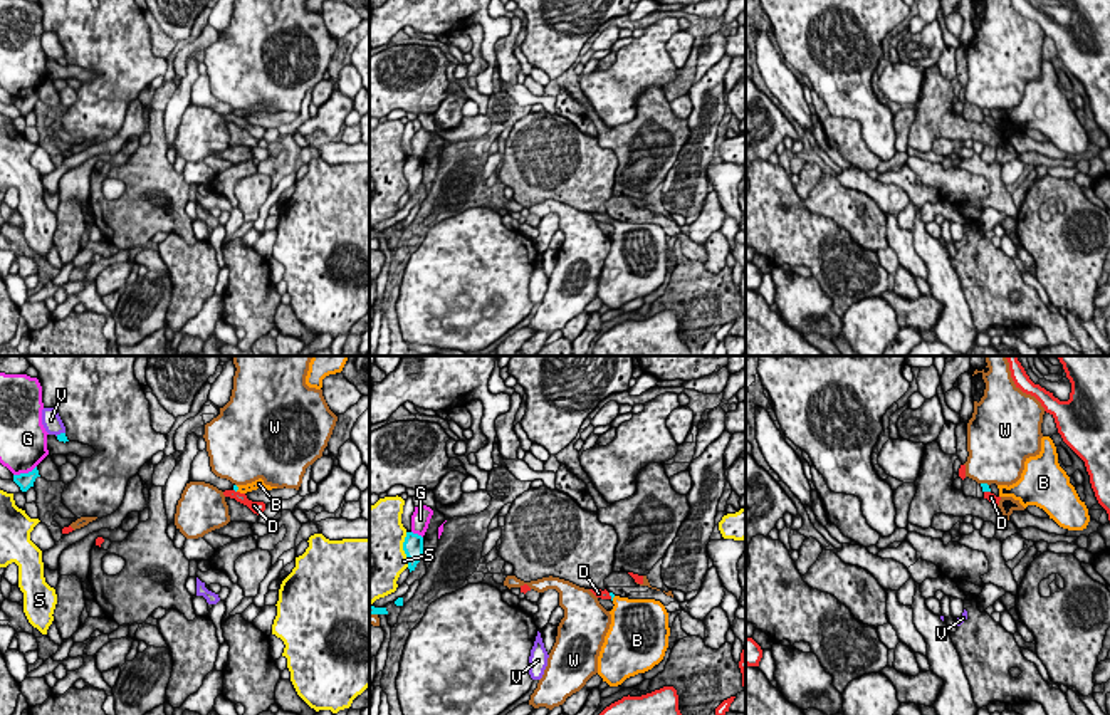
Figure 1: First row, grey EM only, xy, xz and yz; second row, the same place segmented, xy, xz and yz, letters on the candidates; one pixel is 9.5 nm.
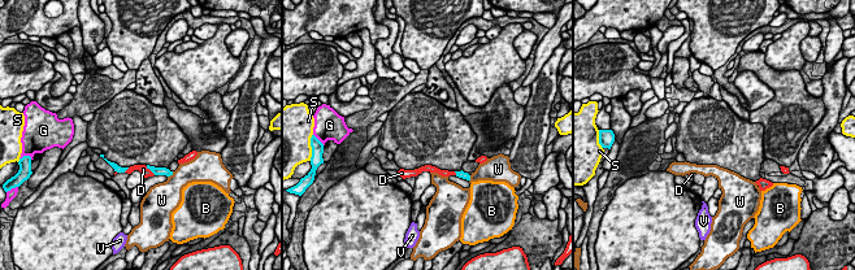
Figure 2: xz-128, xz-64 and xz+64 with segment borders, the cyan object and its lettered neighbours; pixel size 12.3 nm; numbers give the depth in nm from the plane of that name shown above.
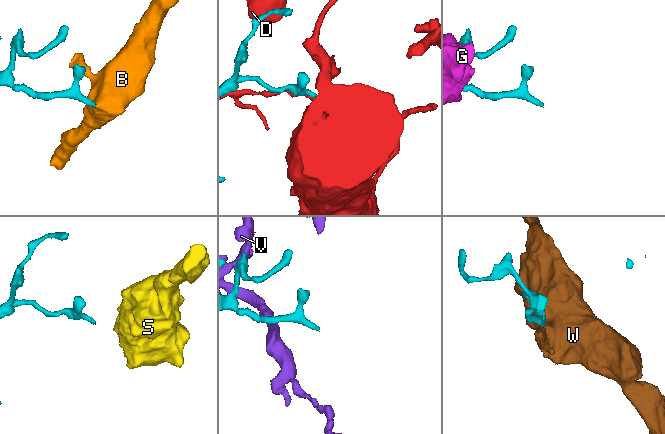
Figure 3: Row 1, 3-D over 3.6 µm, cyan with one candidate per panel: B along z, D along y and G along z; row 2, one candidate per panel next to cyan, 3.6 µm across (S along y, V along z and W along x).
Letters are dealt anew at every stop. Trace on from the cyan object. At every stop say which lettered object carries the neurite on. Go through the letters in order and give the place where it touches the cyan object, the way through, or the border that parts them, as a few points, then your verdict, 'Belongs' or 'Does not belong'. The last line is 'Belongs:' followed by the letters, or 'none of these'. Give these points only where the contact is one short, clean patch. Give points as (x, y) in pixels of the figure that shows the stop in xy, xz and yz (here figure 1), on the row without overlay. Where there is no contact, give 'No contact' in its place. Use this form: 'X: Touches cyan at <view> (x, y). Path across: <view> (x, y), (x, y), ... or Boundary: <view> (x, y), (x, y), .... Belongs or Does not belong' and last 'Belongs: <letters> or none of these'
B: Touches cyan at xy (237, 113). Path across: xy (235, 111), (237, 113), (259, 108). Belongs
D: Touches cyan at xz (610, 219). Does not belong
G: Touches cyan at xy (24, 98). Does not belong
S: Touches cyan at xz (403, 173). Does not belong
V: Touches cyan at xy (61, 57). Does not belong
W: Touches cyan at xz (373, 237). Does not belong
Belongs: B

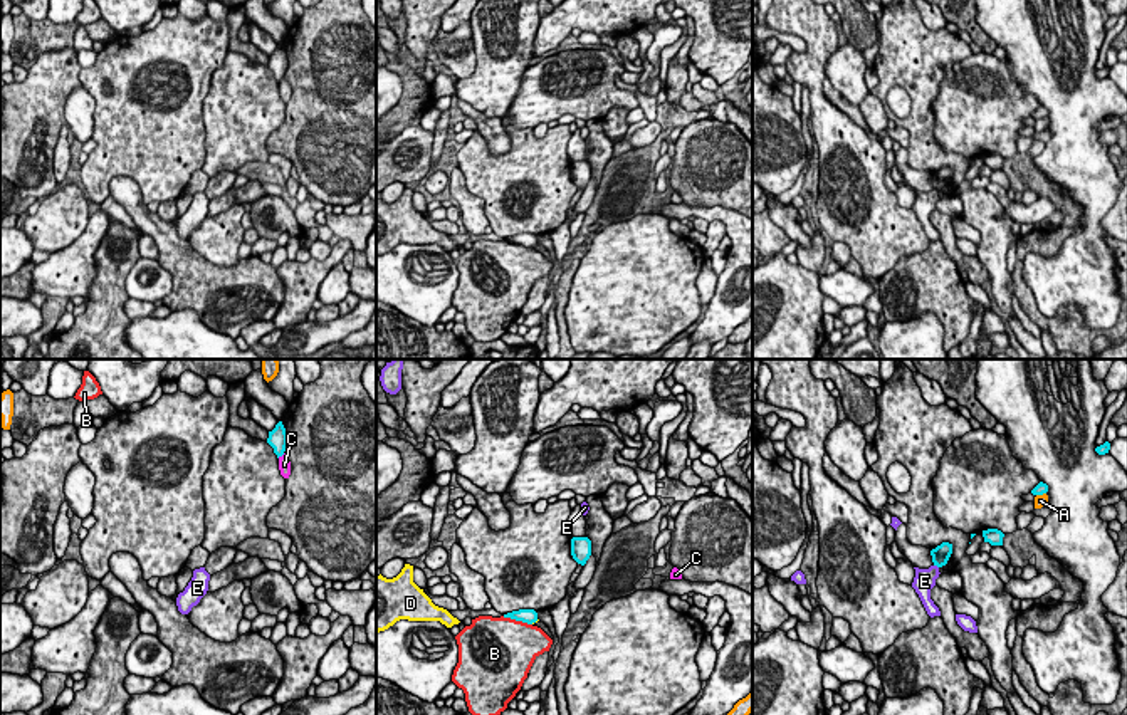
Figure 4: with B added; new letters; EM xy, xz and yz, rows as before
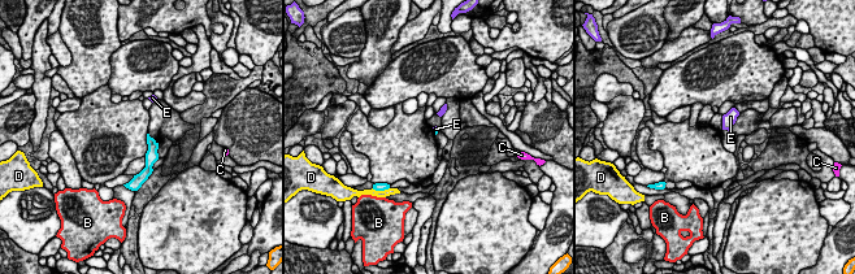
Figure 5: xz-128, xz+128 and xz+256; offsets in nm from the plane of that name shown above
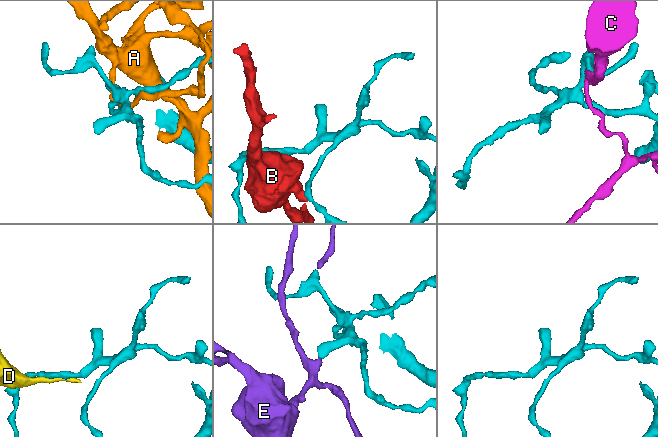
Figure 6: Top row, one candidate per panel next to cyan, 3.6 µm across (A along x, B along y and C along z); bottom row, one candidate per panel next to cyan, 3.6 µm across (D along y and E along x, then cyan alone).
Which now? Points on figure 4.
A: Touches cyan at yz (1040, 118). Does not belong
B: Touches cyan at xz (518, 244). Boundary: xz (503, 240), (531, 249). Does not belong
C: Touches cyan at xy (281, 79). Does not belong
D: Touches cyan at xz (534, 245). Boundary: xz (538, 244), (531, 247). Does not belong
E: Touches cyan at yz (936, 188). Boundary: yz (934, 188), (938, 192). Does not belong
Belongs: none of these

